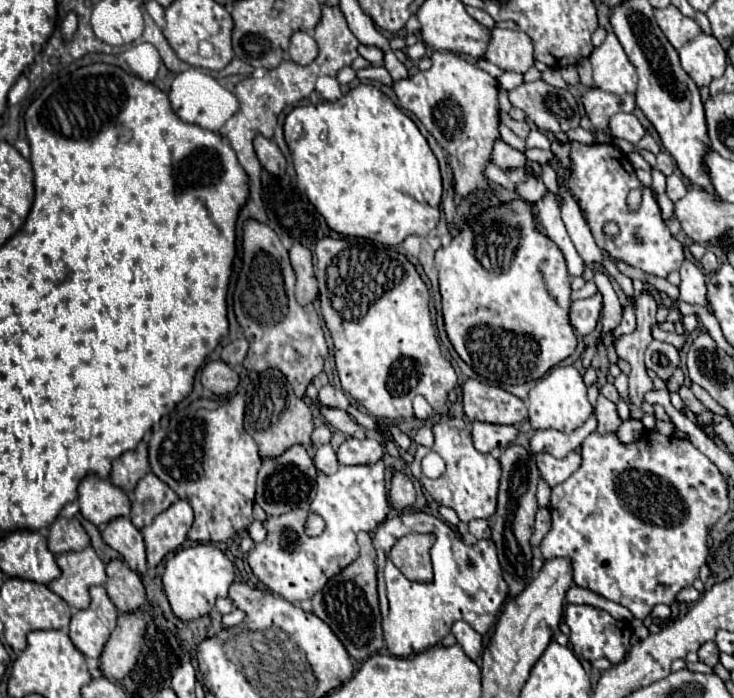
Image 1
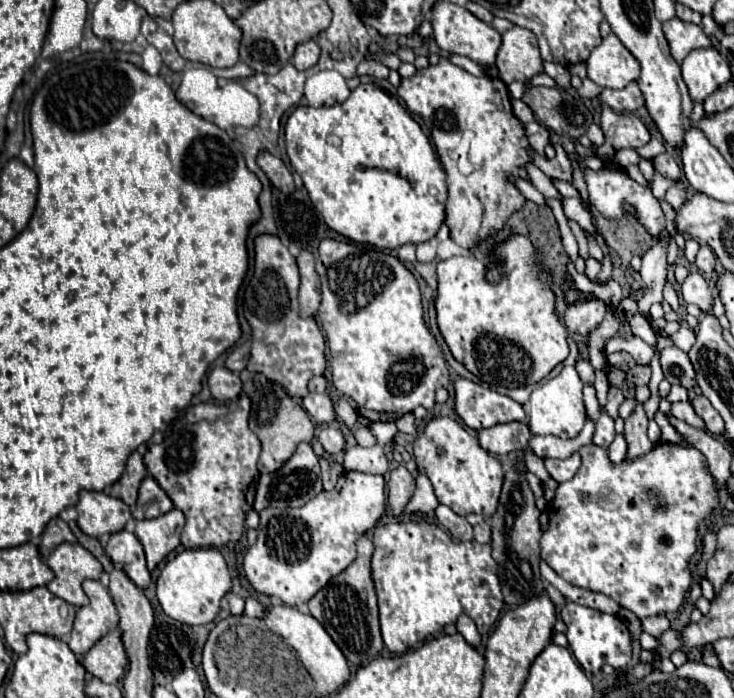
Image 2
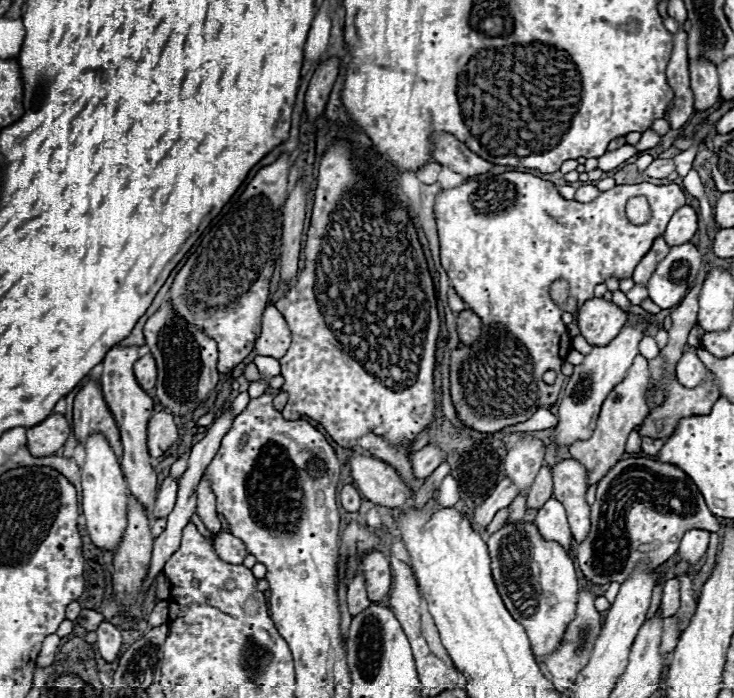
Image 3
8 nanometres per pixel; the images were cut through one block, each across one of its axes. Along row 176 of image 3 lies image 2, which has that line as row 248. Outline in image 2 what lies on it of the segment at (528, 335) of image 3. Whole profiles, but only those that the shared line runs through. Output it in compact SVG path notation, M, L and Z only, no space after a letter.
M512 234L502 244L496 244L484 252L476 250L464 256L440 260L436 273L436 316L440 332L454 358L482 382L504 388L536 384L548 376L556 364L566 360L570 352L568 334L556 316L552 272L542 262L536 262L536 248L526 236Z

